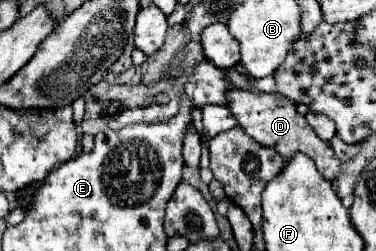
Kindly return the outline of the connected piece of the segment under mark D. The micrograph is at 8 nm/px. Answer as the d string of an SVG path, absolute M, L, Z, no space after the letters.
M234 87L234 93L230 93L228 109L234 111L234 117L238 119L240 127L262 147L272 147L276 149L284 159L292 159L296 153L304 153L314 159L318 171L328 179L334 181L340 175L340 159L336 157L334 149L330 143L322 141L314 129L306 123L304 115L296 111L296 103L286 99L284 95L278 93L252 93Z

